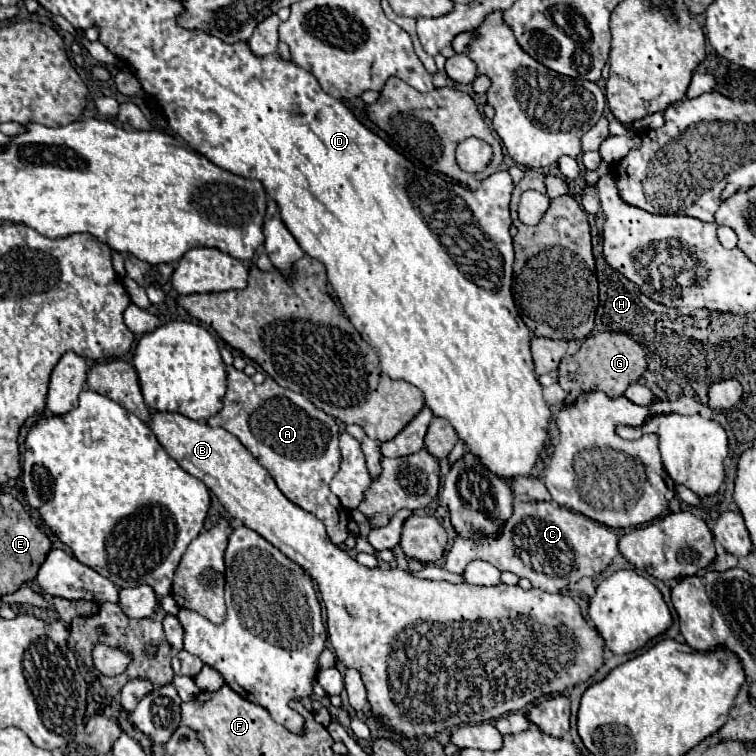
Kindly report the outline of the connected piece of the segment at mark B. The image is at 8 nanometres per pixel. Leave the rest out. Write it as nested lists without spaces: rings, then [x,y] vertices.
[[[152,413],[148,427],[184,471],[204,481],[230,517],[260,533],[316,581],[328,615],[328,637],[338,661],[362,675],[374,717],[392,731],[414,739],[422,735],[434,737],[444,729],[460,725],[496,721],[502,715],[526,709],[542,695],[566,693],[566,689],[588,681],[604,663],[602,637],[586,623],[570,595],[546,593],[534,587],[526,591],[504,583],[496,587],[454,585],[448,581],[418,579],[398,567],[364,567],[328,539],[326,527],[316,515],[292,503],[278,489],[272,475],[230,431],[192,421],[180,413]]]

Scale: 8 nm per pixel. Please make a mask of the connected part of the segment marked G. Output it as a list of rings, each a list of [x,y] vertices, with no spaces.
[[[596,333],[582,343],[580,351],[576,351],[574,355],[566,355],[560,361],[558,383],[570,395],[600,389],[608,391],[610,397],[618,397],[644,371],[646,371],[646,353],[634,339],[630,339],[624,333]]]

